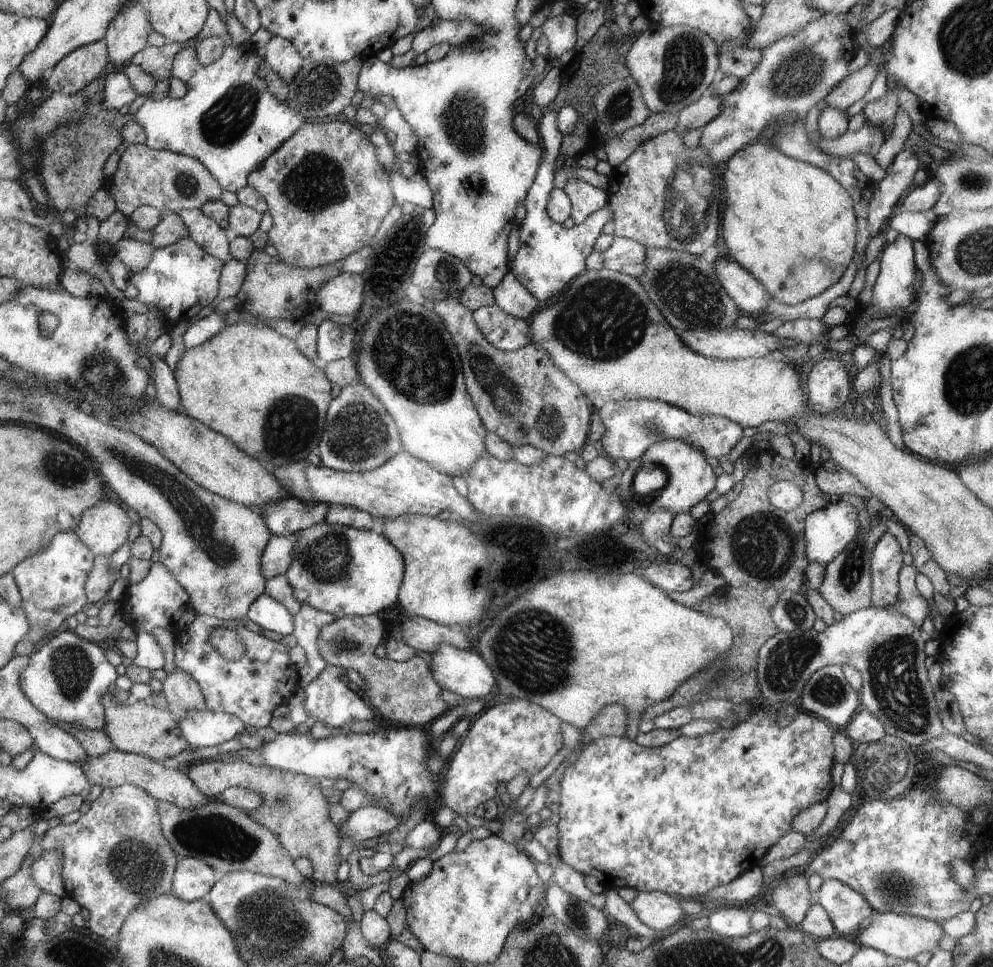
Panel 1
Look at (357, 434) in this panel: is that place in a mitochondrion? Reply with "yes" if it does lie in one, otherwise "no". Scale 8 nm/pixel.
yes

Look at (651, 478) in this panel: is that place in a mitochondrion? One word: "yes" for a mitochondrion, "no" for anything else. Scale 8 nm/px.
yes

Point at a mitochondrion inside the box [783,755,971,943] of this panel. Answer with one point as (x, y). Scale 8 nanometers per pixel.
(892, 886)

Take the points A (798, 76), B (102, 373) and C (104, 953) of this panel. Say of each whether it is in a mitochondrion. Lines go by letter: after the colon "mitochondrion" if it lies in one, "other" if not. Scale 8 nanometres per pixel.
A: mitochondrion
B: mitochondrion
C: other

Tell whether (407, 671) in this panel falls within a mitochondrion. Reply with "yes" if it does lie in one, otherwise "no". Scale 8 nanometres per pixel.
no

